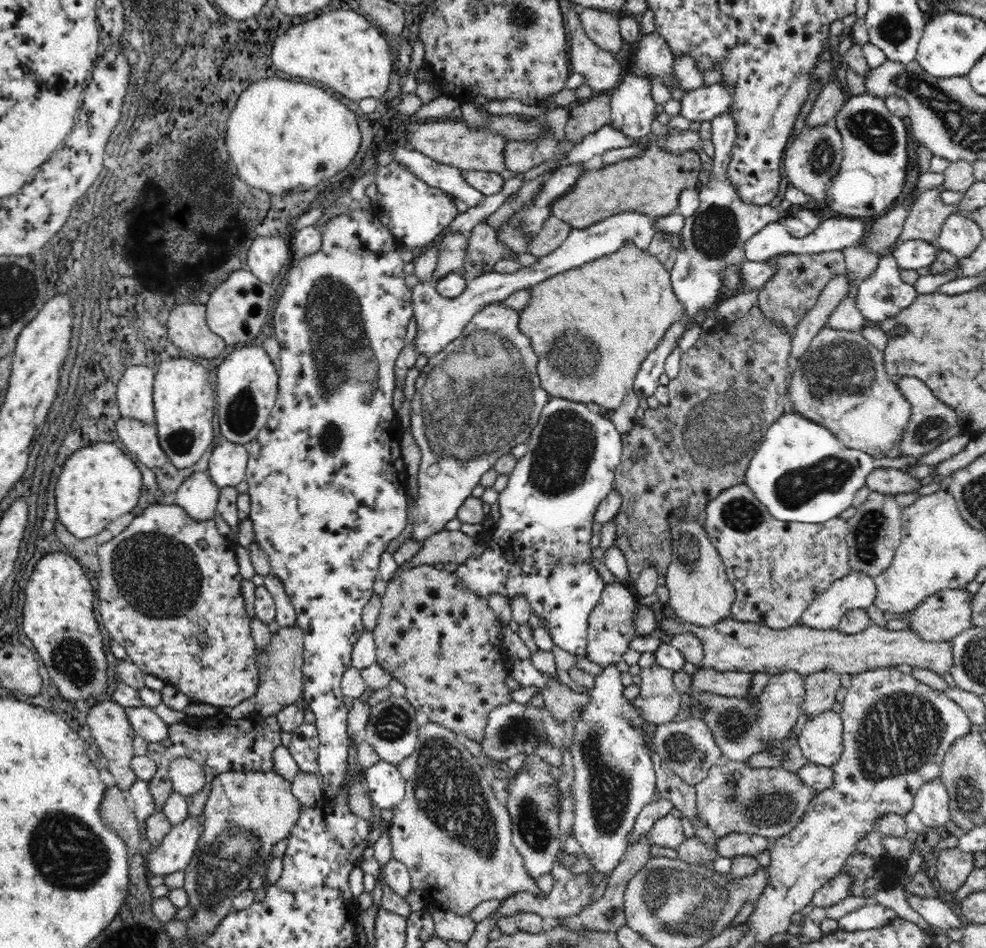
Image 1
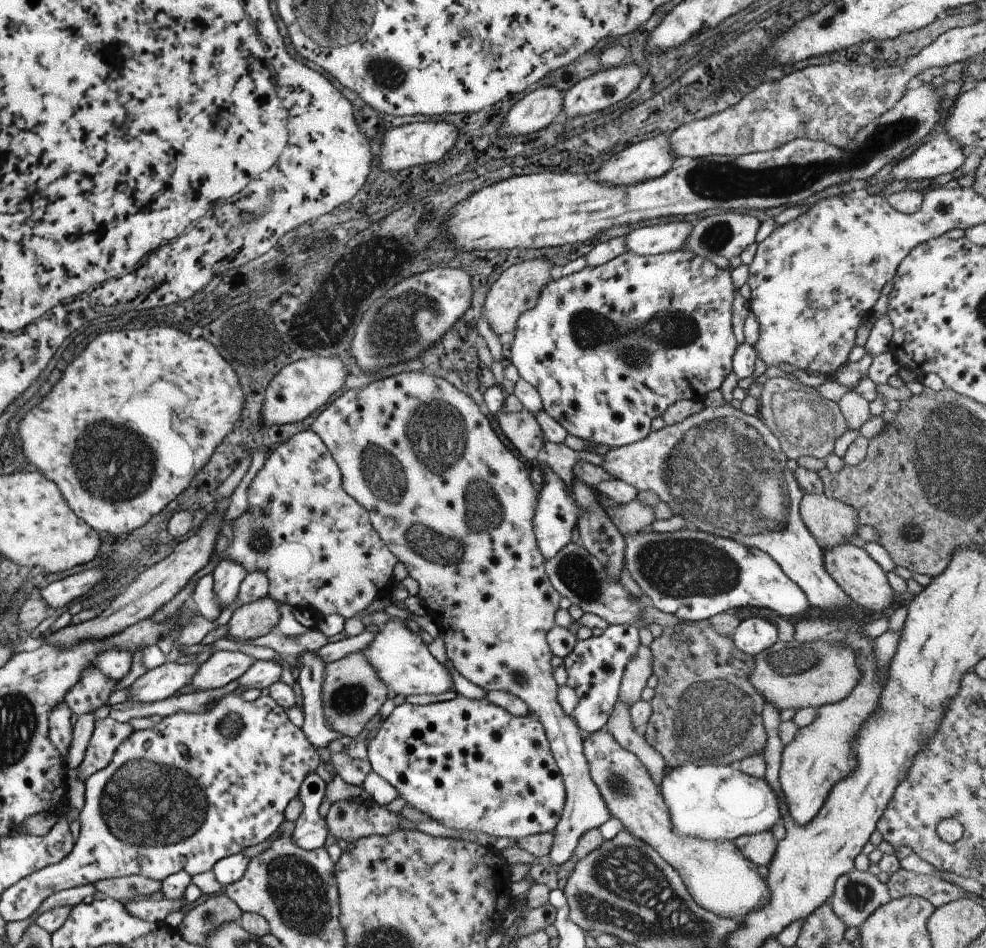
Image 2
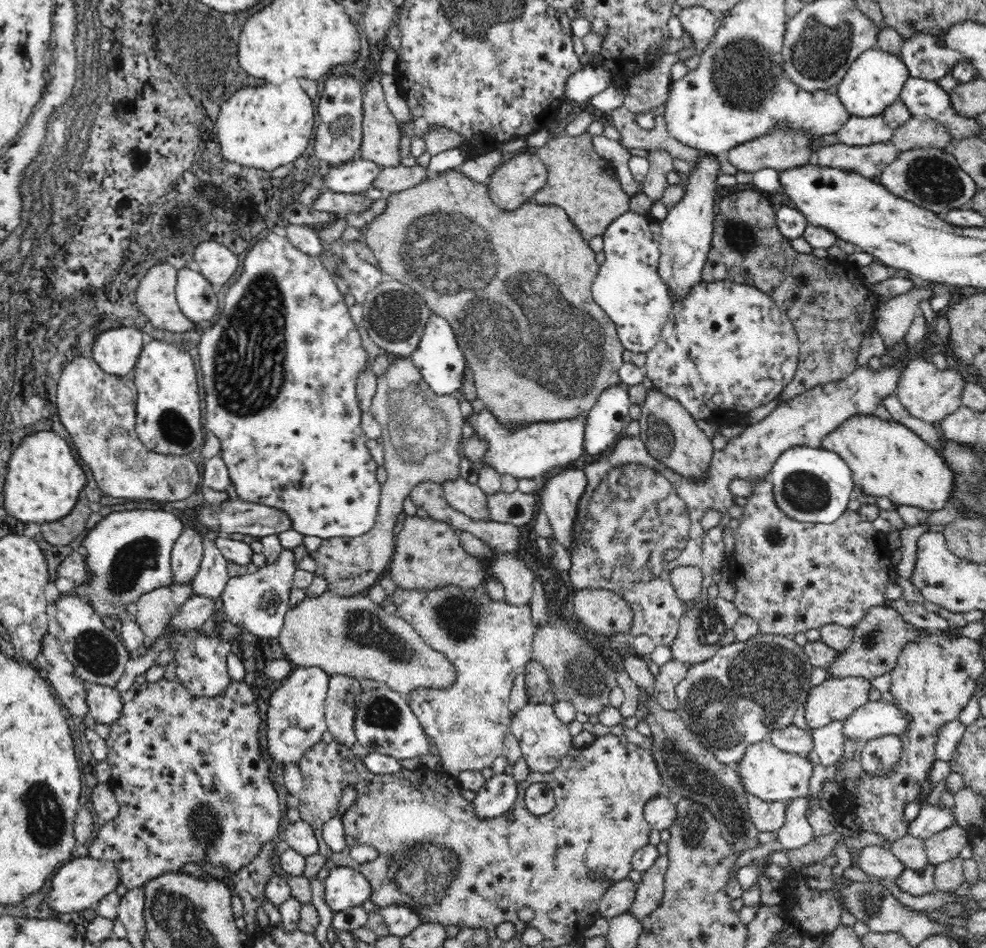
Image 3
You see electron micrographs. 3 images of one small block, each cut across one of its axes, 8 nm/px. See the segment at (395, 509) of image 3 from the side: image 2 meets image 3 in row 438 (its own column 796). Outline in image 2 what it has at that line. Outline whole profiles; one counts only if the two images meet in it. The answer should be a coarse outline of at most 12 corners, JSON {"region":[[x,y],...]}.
{"region":[[783,376],[759,420],[787,460],[823,460],[847,432],[839,404]]}

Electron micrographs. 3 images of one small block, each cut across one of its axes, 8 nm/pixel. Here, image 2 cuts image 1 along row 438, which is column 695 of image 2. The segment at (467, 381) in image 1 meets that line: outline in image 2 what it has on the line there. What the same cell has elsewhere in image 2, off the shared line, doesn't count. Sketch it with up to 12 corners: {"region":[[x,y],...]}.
{"region":[[729,404],[603,454],[685,530],[769,556],[825,614],[851,600],[759,416]]}

